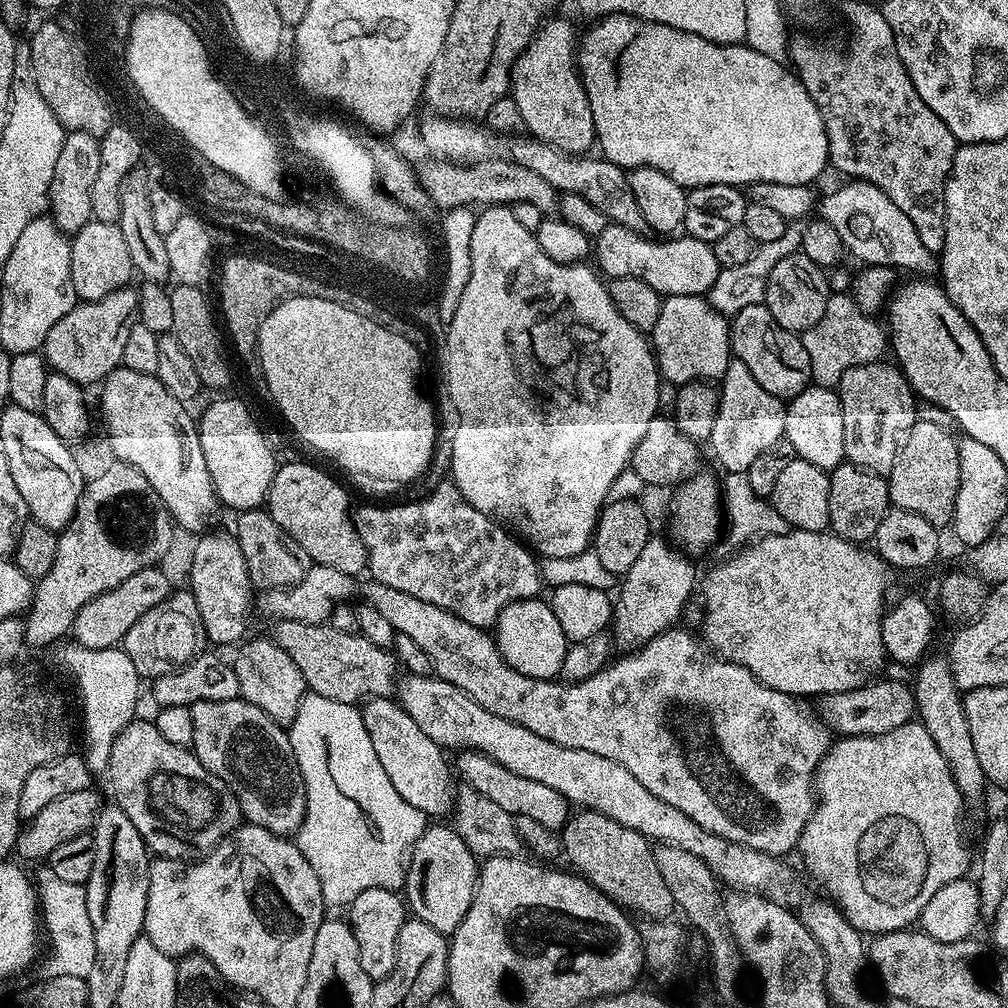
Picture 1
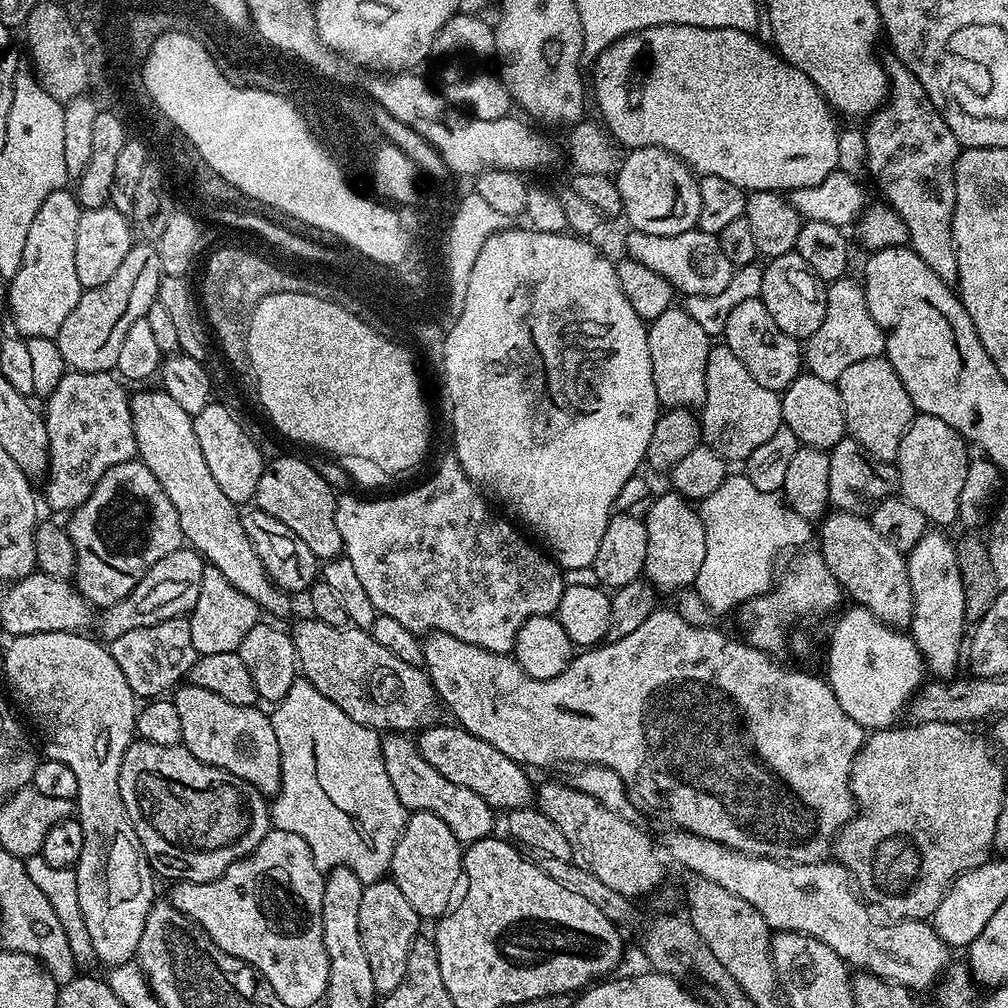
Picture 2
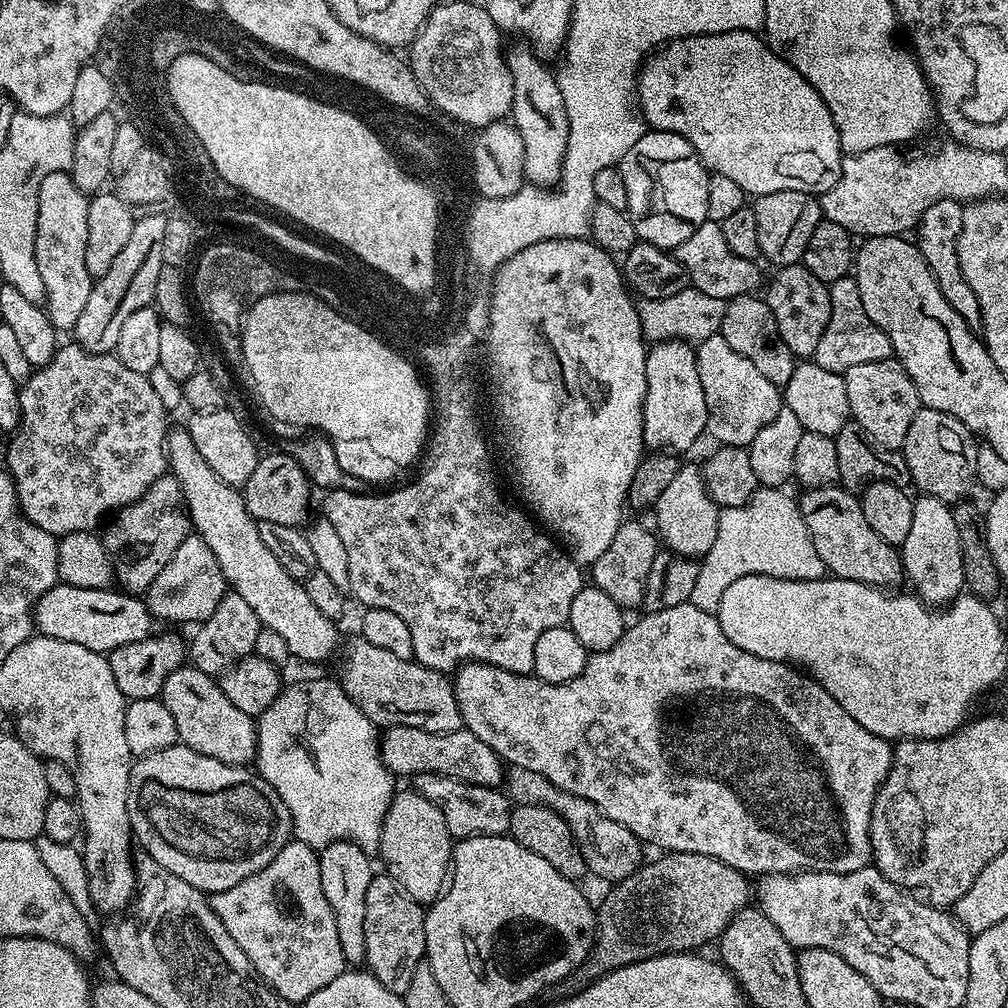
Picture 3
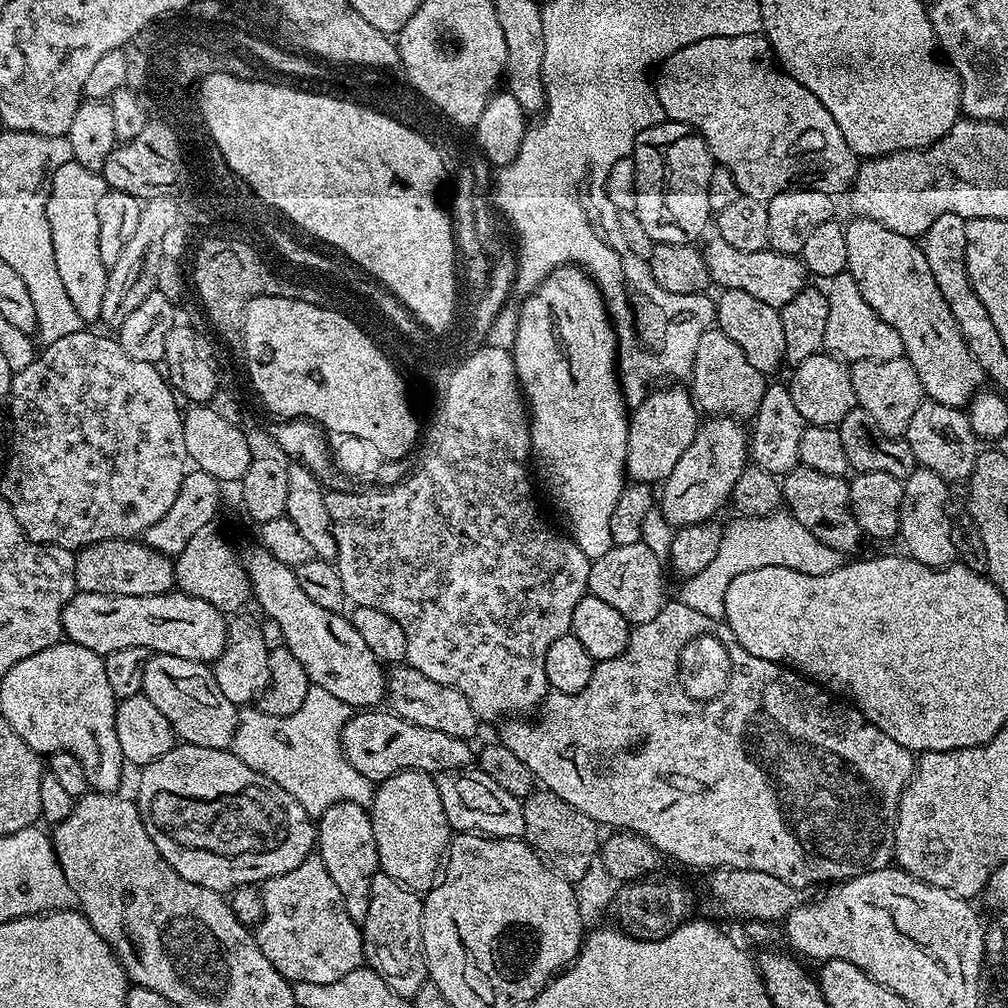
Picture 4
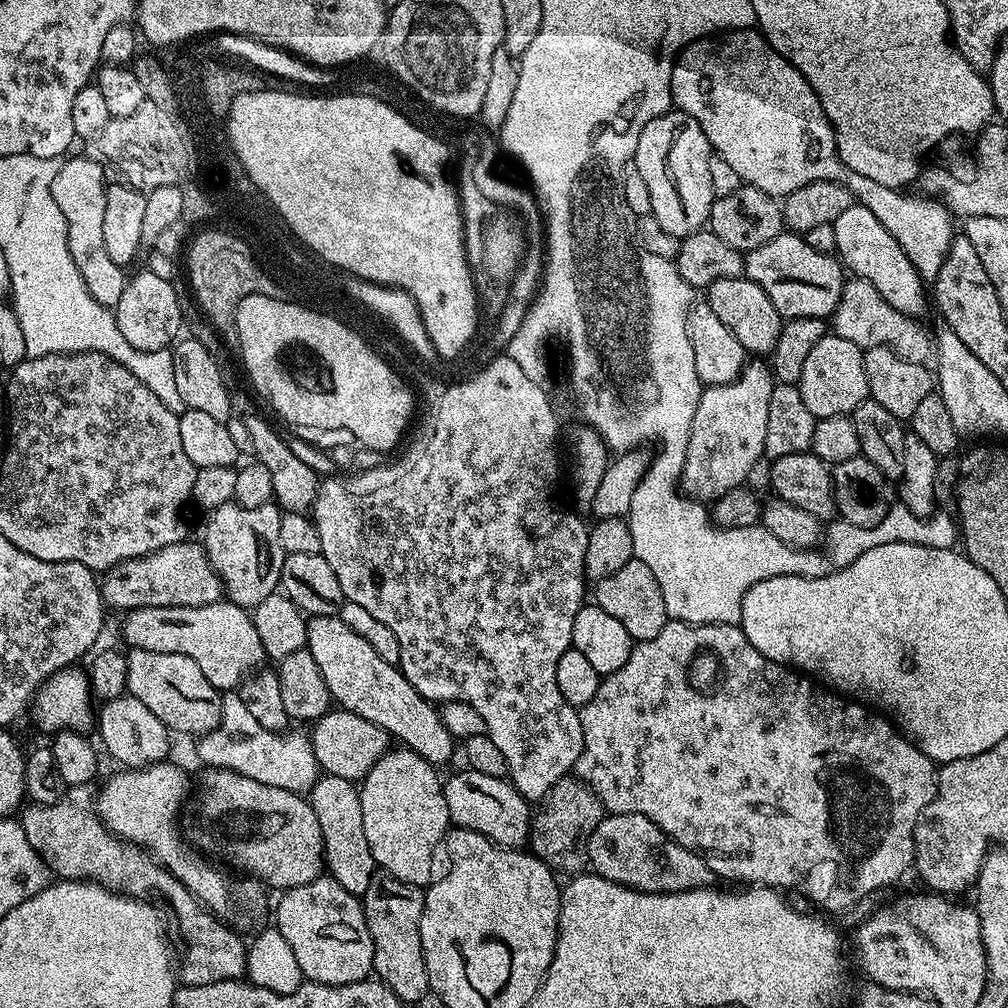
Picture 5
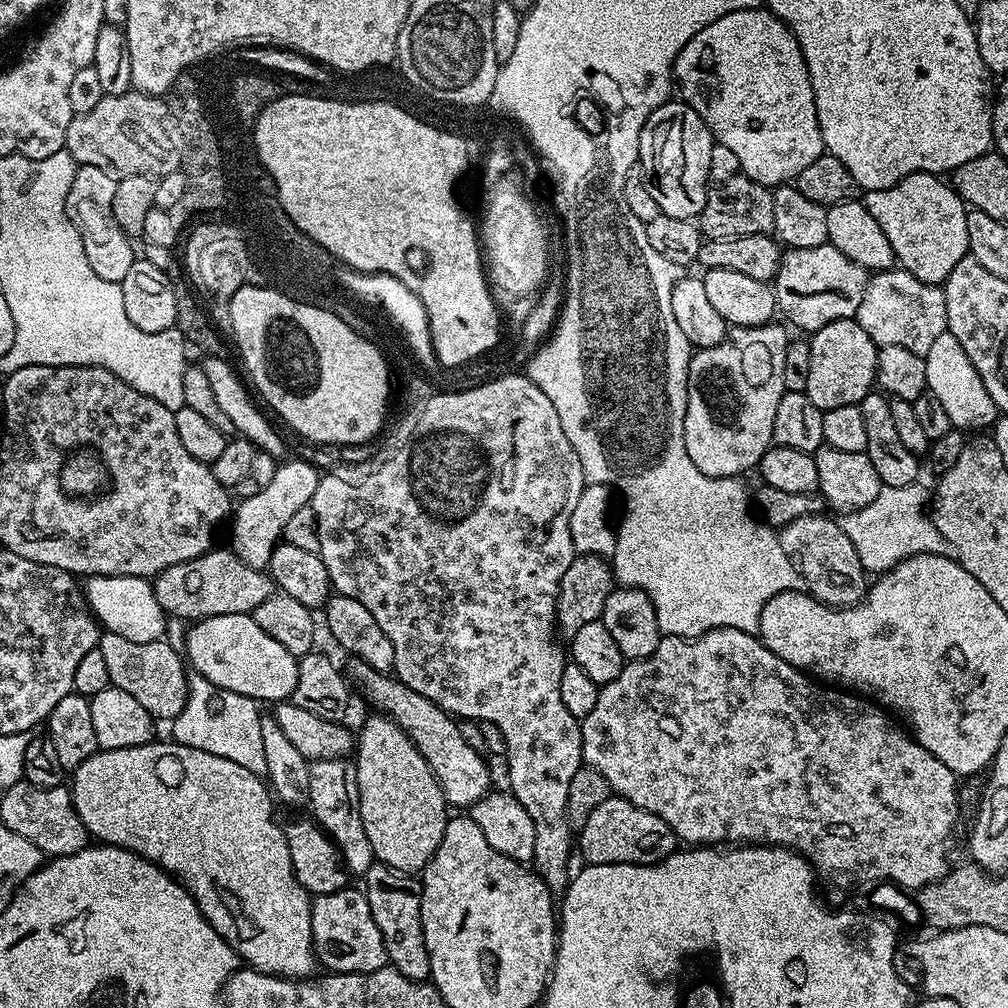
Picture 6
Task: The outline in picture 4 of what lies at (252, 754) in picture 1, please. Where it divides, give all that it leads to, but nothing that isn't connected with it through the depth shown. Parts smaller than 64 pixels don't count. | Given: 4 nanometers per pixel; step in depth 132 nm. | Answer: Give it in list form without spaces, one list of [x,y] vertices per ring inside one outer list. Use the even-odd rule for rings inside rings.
[[[163,654],[149,655],[146,674],[142,678],[142,694],[146,698],[150,698],[150,702],[154,702],[154,706],[158,706],[158,710],[162,710],[166,722],[170,722],[170,726],[183,743],[207,748],[231,749],[238,723],[238,705],[230,702],[230,698],[226,698],[226,694],[222,694],[222,690],[218,690],[218,682],[207,663]]]

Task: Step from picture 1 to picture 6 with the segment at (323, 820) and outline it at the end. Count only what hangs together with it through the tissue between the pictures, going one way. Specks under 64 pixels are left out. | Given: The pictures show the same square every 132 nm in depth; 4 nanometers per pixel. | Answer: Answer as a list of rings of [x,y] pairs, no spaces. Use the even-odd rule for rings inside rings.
[[[195,674],[188,678],[188,701],[175,720],[171,721],[171,739],[182,746],[190,746],[194,750],[206,750],[206,754],[218,754],[218,758],[230,758],[230,762],[238,762],[238,766],[246,766],[246,770],[257,774],[266,773],[266,754],[262,754],[262,726],[260,725],[261,709],[257,701],[246,698],[242,694],[234,694],[234,690],[222,690],[214,686],[205,676]]]

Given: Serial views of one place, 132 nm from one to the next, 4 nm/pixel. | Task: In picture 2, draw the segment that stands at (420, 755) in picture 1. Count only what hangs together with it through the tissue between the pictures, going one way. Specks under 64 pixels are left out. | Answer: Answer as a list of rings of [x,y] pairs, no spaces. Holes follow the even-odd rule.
[[[385,735],[380,749],[386,774],[390,774],[390,786],[394,786],[394,794],[398,794],[404,808],[412,812],[429,812],[442,818],[442,822],[450,826],[454,838],[458,838],[464,846],[493,835],[497,813],[485,800],[478,798],[474,790],[466,790],[442,778],[442,774],[438,774],[438,770],[434,770],[434,766],[430,766],[430,762],[422,756],[417,741],[411,735]]]

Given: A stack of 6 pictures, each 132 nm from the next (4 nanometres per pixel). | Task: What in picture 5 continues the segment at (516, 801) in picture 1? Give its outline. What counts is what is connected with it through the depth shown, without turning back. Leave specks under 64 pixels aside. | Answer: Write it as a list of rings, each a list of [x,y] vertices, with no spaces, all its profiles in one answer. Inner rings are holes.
[[[330,710],[316,719],[310,728],[310,739],[319,771],[353,782],[363,781],[366,773],[390,748],[389,734],[382,730],[382,726],[366,722],[366,718],[358,718],[358,714],[343,710]]]

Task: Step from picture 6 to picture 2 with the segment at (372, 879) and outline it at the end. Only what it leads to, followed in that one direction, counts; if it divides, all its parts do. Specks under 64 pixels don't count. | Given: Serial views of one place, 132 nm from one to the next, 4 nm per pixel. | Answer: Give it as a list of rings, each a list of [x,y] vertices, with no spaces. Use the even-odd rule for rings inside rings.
[[[390,878],[364,886],[362,903],[358,906],[358,934],[362,934],[362,950],[366,950],[377,993],[398,990],[398,982],[406,978],[406,958],[410,958],[410,946],[421,931],[420,924],[422,917]]]

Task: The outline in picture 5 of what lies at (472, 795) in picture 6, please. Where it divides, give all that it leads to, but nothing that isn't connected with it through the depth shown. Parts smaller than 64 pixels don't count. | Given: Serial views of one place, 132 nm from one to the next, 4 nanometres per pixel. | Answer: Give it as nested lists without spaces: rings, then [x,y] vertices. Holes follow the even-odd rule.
[[[314,616],[308,623],[308,643],[310,654],[314,654],[314,662],[318,662],[318,670],[326,678],[326,686],[330,690],[333,701],[343,711],[358,714],[358,718],[366,718],[366,722],[374,722],[386,730],[389,737],[396,736],[401,745],[412,749],[433,766],[441,766],[452,756],[454,738],[444,725],[444,717],[434,709],[433,701],[426,699],[410,686],[410,682],[400,673],[397,665],[385,662],[380,655],[366,642],[342,622],[339,616]]]

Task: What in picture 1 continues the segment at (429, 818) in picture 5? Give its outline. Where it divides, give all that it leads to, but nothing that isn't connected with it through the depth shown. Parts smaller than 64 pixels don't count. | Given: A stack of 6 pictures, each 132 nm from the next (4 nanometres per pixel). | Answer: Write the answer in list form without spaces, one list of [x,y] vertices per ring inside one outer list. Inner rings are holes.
[[[425,827],[413,846],[406,864],[406,904],[417,920],[434,926],[434,930],[451,934],[466,918],[476,893],[478,860],[462,842],[455,827]]]

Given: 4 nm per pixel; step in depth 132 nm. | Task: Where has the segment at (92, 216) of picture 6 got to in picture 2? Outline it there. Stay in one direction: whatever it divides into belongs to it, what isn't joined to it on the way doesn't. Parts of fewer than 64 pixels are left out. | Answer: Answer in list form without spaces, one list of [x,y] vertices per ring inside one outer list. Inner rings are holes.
[[[61,190],[50,194],[30,230],[26,234],[26,250],[22,250],[22,266],[7,285],[6,312],[12,315],[12,324],[21,337],[41,336],[54,338],[62,330],[62,322],[70,310],[78,306],[82,291],[78,282],[78,269],[74,266],[74,246],[78,238],[80,204],[71,191]]]

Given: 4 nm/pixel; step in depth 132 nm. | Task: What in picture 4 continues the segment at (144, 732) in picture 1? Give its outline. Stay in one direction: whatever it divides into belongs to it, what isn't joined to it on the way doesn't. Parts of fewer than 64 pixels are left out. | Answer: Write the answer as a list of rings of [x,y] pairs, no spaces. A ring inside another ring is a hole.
[[[180,742],[169,752],[162,754],[162,758],[154,758],[154,762],[143,765],[139,772],[140,785],[136,788],[134,799],[136,809],[139,810],[140,817],[144,819],[146,834],[150,834],[154,846],[158,846],[158,854],[162,854],[162,858],[166,858],[168,865],[179,876],[186,878],[186,882],[194,882],[194,886],[206,886],[206,890],[229,894],[228,892],[234,891],[235,888],[244,888],[247,884],[257,883],[256,885],[259,885],[278,874],[286,874],[286,870],[294,870],[294,866],[302,866],[304,859],[313,855],[314,849],[317,847],[317,825],[314,823],[313,817],[309,816],[308,811],[290,794],[286,794],[286,790],[282,790],[282,786],[278,786],[278,782],[258,774],[258,770],[250,770],[250,766],[246,766],[246,762],[242,762],[230,750],[194,746]]]

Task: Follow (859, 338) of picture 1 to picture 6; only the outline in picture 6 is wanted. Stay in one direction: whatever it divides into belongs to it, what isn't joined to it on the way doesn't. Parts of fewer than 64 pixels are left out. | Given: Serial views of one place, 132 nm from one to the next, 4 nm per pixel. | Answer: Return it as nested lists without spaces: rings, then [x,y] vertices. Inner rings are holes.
[[[899,266],[869,275],[862,306],[858,306],[854,318],[878,346],[906,346],[906,350],[914,350],[914,354],[922,357],[938,334],[948,331],[943,287],[918,282],[914,274]]]

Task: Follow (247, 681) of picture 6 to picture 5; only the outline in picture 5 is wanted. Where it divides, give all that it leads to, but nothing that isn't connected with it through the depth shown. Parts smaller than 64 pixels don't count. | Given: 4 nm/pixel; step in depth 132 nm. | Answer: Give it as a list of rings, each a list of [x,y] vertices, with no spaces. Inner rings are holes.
[[[227,598],[217,604],[202,606],[154,606],[153,608],[134,608],[123,613],[124,640],[129,649],[141,648],[154,650],[162,654],[186,654],[206,674],[206,678],[218,690],[236,690],[240,685],[265,663],[262,641],[258,639],[258,630],[254,630],[254,622],[249,609],[239,608]]]

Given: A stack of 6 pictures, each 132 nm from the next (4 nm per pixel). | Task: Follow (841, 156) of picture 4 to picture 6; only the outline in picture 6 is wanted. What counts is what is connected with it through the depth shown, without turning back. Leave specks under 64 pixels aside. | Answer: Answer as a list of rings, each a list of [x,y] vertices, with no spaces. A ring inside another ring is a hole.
[[[767,7],[734,10],[698,30],[676,56],[672,74],[679,99],[706,122],[715,143],[734,150],[741,173],[754,182],[765,186],[787,185],[824,152],[814,90],[804,55],[794,34]],[[935,172],[910,174],[894,186],[875,192],[874,198],[867,201],[867,206],[870,214],[874,214],[874,222],[882,226],[882,234],[886,234],[887,240],[890,241],[890,246],[896,255],[896,264],[914,274],[918,282],[943,285],[950,270],[954,270],[954,266],[958,266],[958,262],[962,262],[962,258],[969,255],[966,230],[969,209],[951,183]]]

